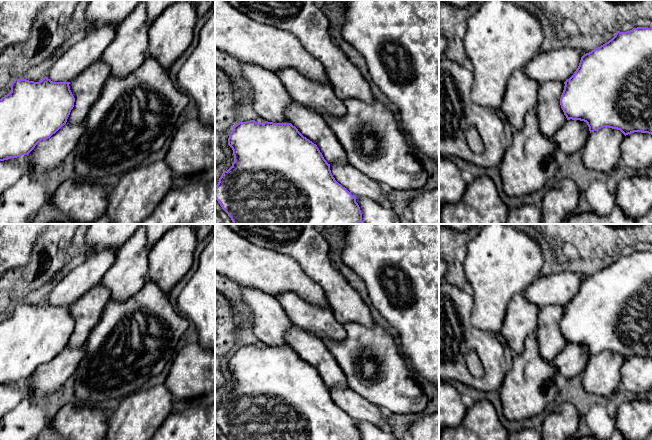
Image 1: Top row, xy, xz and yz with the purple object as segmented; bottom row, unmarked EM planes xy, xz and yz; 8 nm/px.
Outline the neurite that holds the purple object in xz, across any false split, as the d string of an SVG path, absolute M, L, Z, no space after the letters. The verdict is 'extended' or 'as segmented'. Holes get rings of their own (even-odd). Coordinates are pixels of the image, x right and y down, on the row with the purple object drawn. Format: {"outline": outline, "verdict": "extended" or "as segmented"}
{"outline": "M255 120L239 122L229 135L228 145L233 150L234 162L219 178L219 182L215 186L215 199L231 218L233 224L360 224L362 222L362 213L356 198L335 180L330 170L330 164L324 159L317 145L304 137L291 123L268 121L258 123Z", "verdict": "as segmented"}

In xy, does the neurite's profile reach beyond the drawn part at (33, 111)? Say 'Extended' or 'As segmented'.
As segmented

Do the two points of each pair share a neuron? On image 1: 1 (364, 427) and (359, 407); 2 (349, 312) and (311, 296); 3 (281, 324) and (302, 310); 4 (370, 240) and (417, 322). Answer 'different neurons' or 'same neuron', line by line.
1: different neurons
2: different neurons
3: different neurons
4: same neuron

